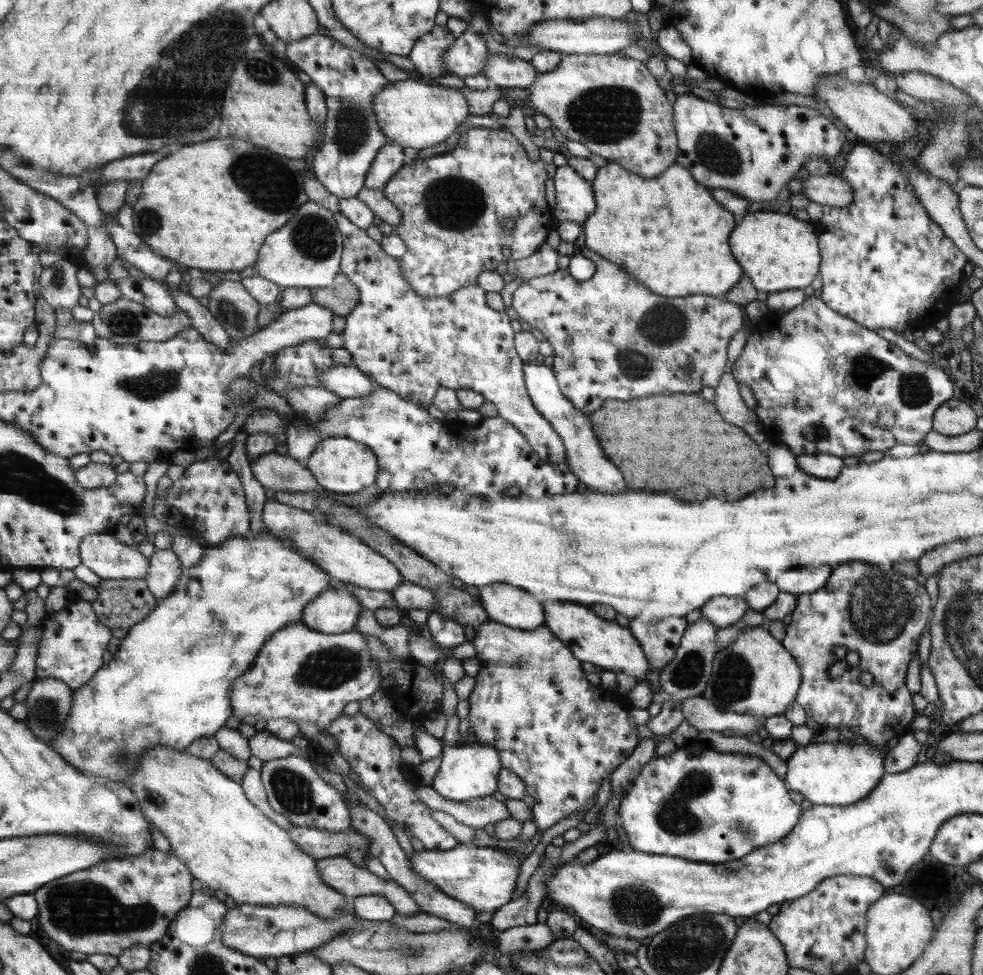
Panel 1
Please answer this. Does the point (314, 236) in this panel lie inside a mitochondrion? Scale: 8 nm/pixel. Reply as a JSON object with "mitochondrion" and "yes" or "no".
{"mitochondrion":"yes"}

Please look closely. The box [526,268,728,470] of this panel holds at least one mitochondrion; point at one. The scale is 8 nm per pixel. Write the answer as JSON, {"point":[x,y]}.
{"point":[665,325]}

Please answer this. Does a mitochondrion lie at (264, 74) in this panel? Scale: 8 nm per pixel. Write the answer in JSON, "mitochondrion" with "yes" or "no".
{"mitochondrion":"yes"}

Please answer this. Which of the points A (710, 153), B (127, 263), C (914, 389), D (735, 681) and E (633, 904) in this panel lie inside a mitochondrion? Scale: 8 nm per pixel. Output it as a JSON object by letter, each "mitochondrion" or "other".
{"A":"mitochondrion","B":"other","C":"mitochondrion","D":"mitochondrion","E":"mitochondrion"}

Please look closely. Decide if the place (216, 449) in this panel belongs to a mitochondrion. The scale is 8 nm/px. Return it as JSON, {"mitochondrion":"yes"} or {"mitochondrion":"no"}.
{"mitochondrion":"no"}

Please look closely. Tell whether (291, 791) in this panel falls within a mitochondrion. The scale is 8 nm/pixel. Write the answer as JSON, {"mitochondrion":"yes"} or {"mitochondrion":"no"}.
{"mitochondrion":"yes"}

